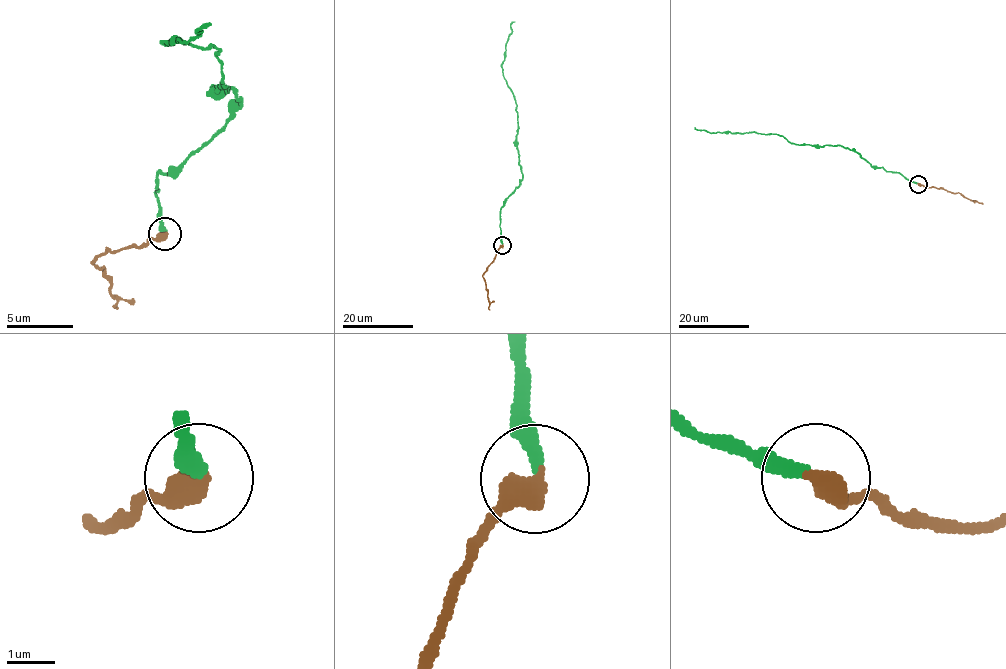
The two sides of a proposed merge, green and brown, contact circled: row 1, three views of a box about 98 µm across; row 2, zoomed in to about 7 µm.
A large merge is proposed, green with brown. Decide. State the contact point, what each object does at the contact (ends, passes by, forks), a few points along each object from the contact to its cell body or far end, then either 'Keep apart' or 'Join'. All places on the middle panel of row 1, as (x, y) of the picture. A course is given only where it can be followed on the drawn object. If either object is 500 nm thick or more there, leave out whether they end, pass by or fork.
Place: (502, 245). Course of green: (502, 245), (500, 210), (503, 201), (522, 180), (515, 96), (501, 66), (512, 31), (510, 24), (515, 22). Course of brown: (502, 245), (483, 276), (490, 309). Keep apart

